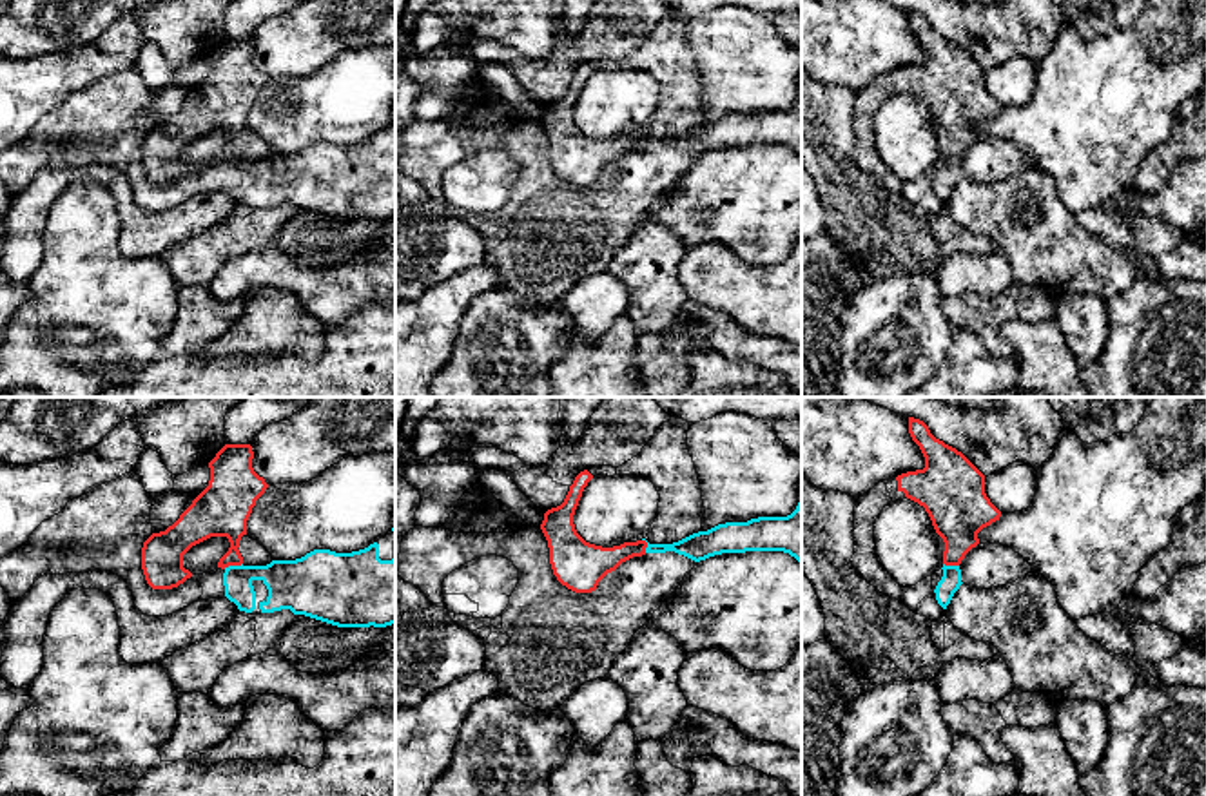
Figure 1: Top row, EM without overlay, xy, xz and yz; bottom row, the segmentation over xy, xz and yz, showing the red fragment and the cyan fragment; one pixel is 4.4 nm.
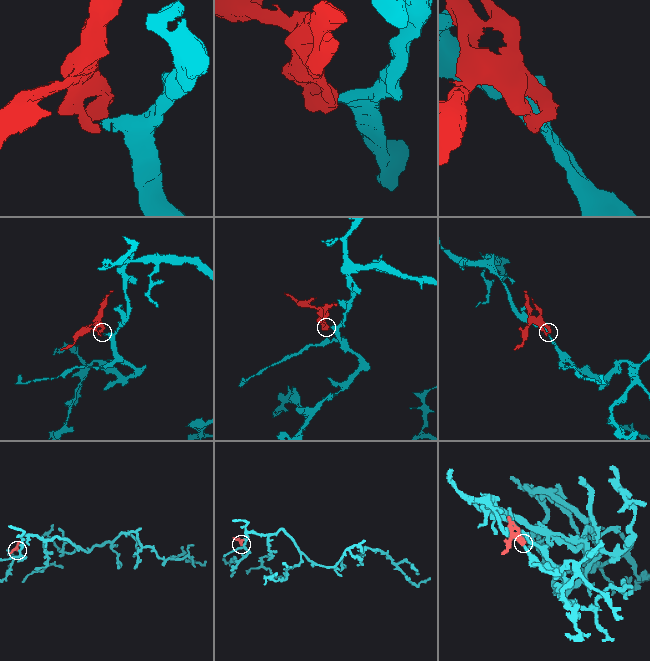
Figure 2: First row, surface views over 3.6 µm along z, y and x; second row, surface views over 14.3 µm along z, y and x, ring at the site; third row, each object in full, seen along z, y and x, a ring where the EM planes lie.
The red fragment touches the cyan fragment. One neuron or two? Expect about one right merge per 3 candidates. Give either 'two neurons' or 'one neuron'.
one neuron

